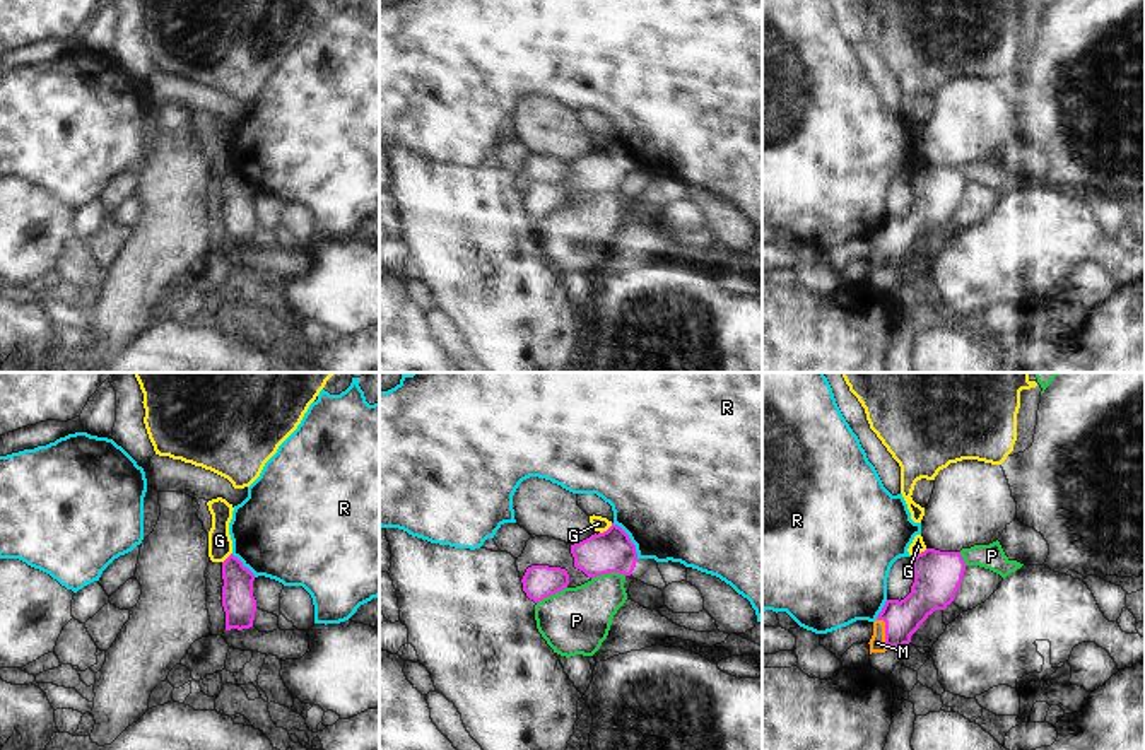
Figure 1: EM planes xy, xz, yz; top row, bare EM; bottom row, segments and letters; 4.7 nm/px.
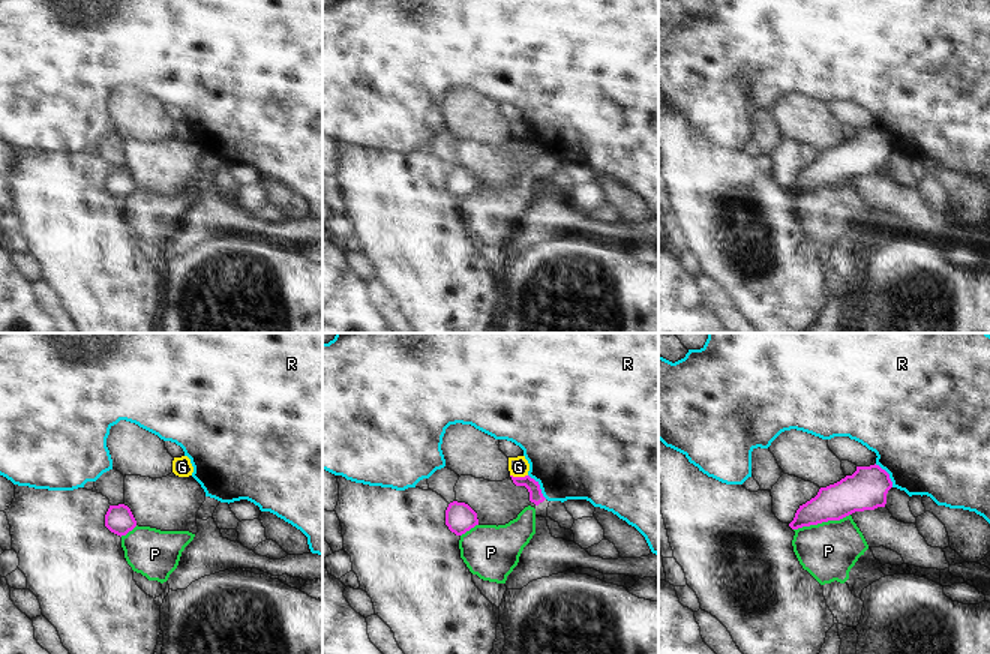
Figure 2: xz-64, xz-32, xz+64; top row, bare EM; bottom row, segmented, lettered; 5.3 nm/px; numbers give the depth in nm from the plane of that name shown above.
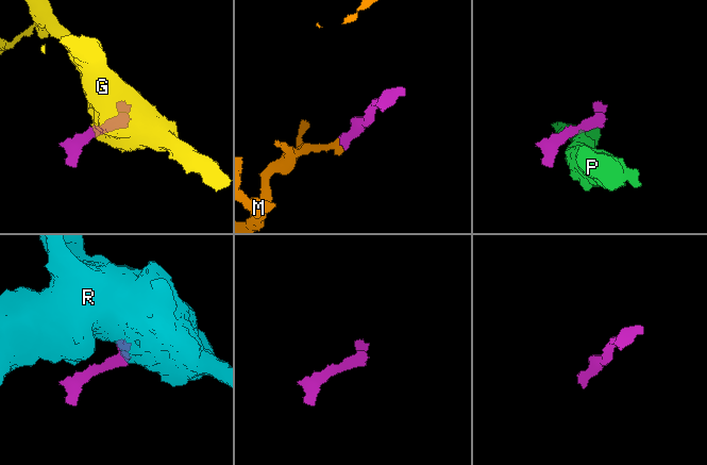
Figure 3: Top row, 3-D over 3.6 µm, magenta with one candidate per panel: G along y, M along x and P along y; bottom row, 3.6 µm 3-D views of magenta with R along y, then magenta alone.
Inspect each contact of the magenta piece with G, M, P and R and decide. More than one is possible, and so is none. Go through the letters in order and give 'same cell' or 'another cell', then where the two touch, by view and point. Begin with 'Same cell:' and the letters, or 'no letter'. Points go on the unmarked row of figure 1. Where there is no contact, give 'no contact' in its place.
Same cell: M
G: another cell; meets magenta in xz at (607, 147)
M: same cell; meets magenta in yz at (886, 248)
P: another cell; meets magenta in xz at (607, 190)
R: another cell; meets magenta in xz at (629, 156)

